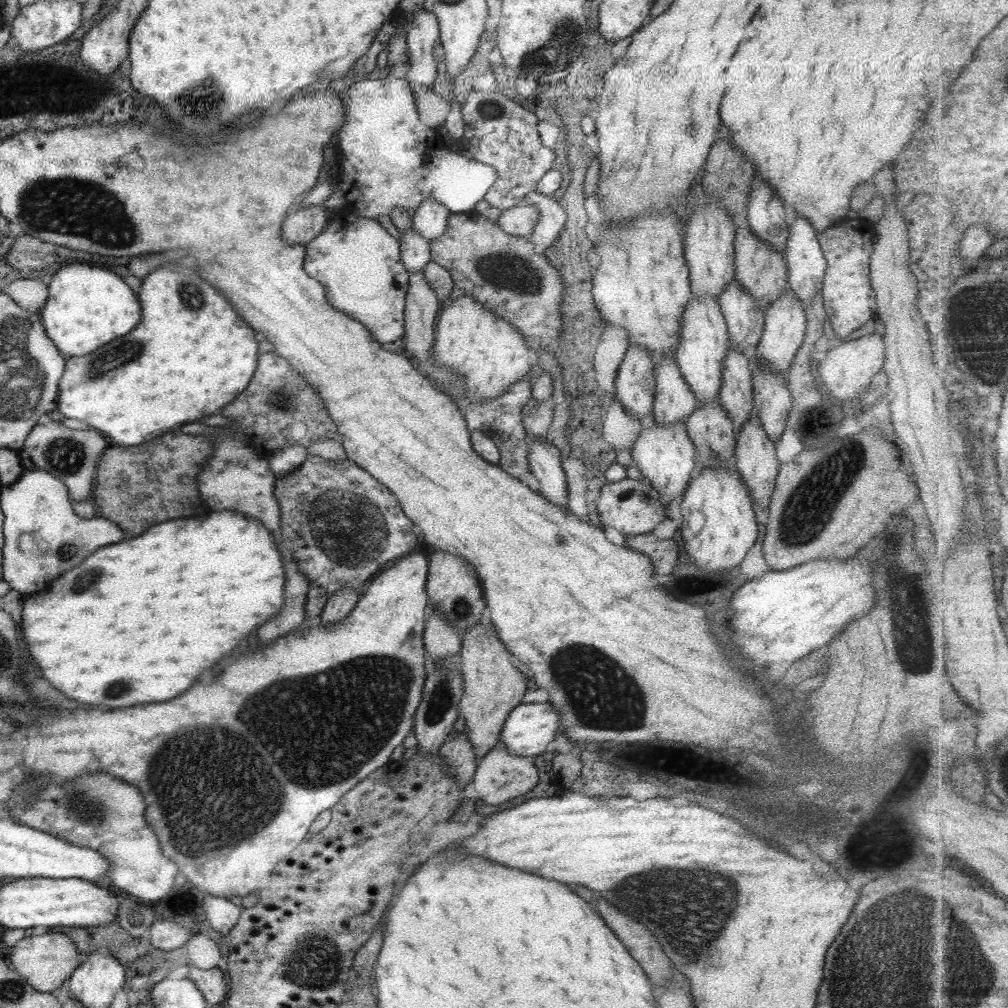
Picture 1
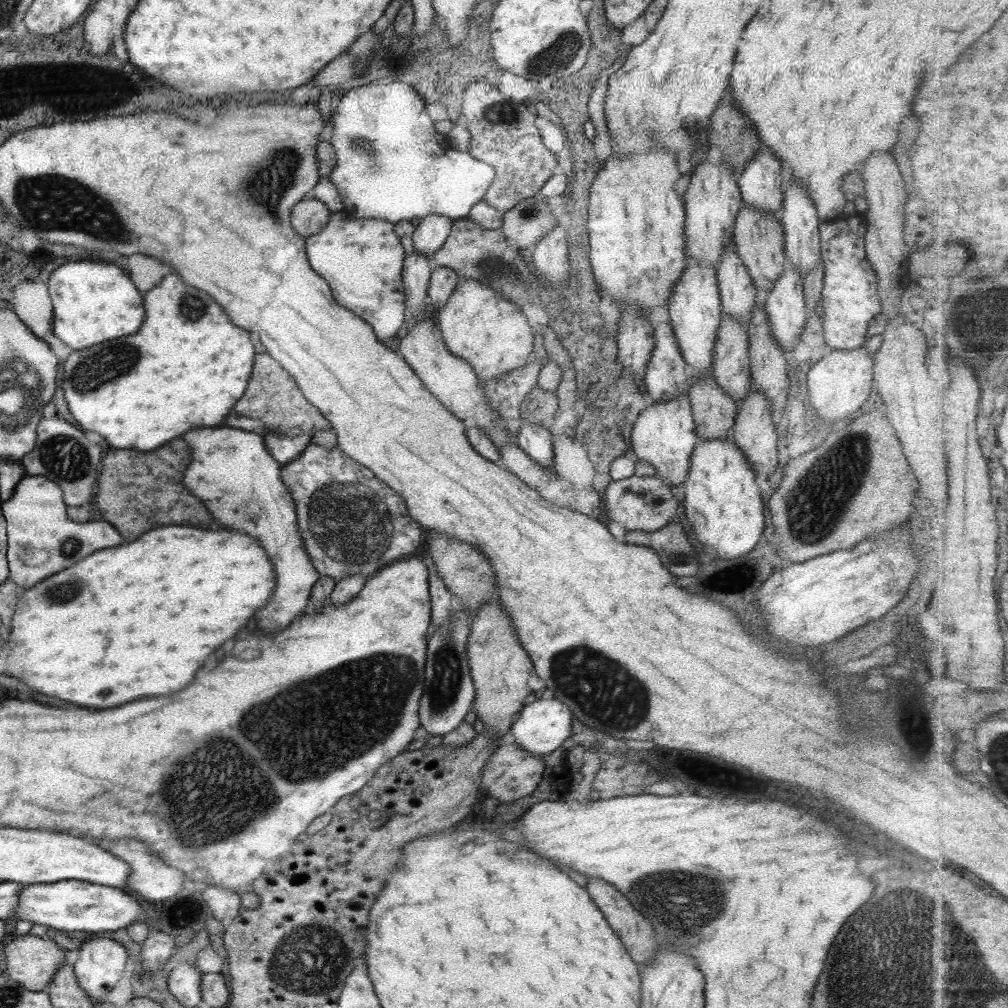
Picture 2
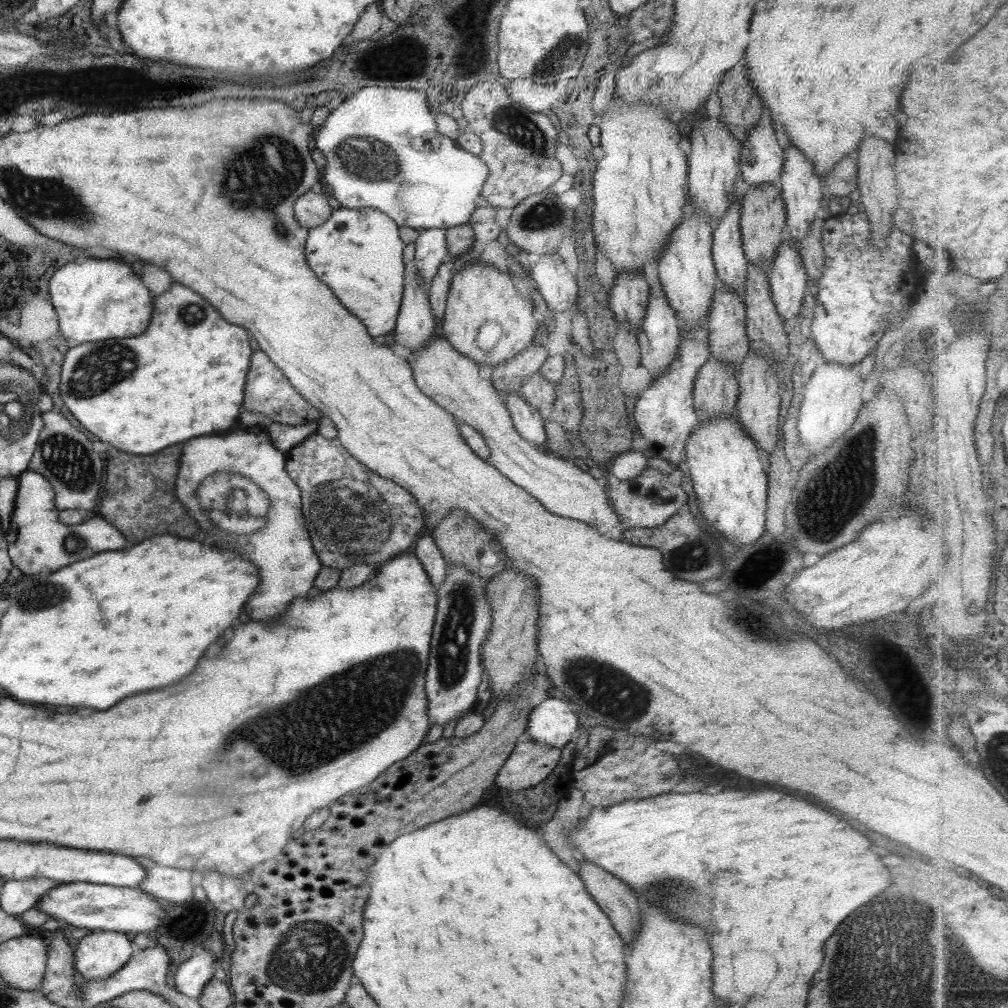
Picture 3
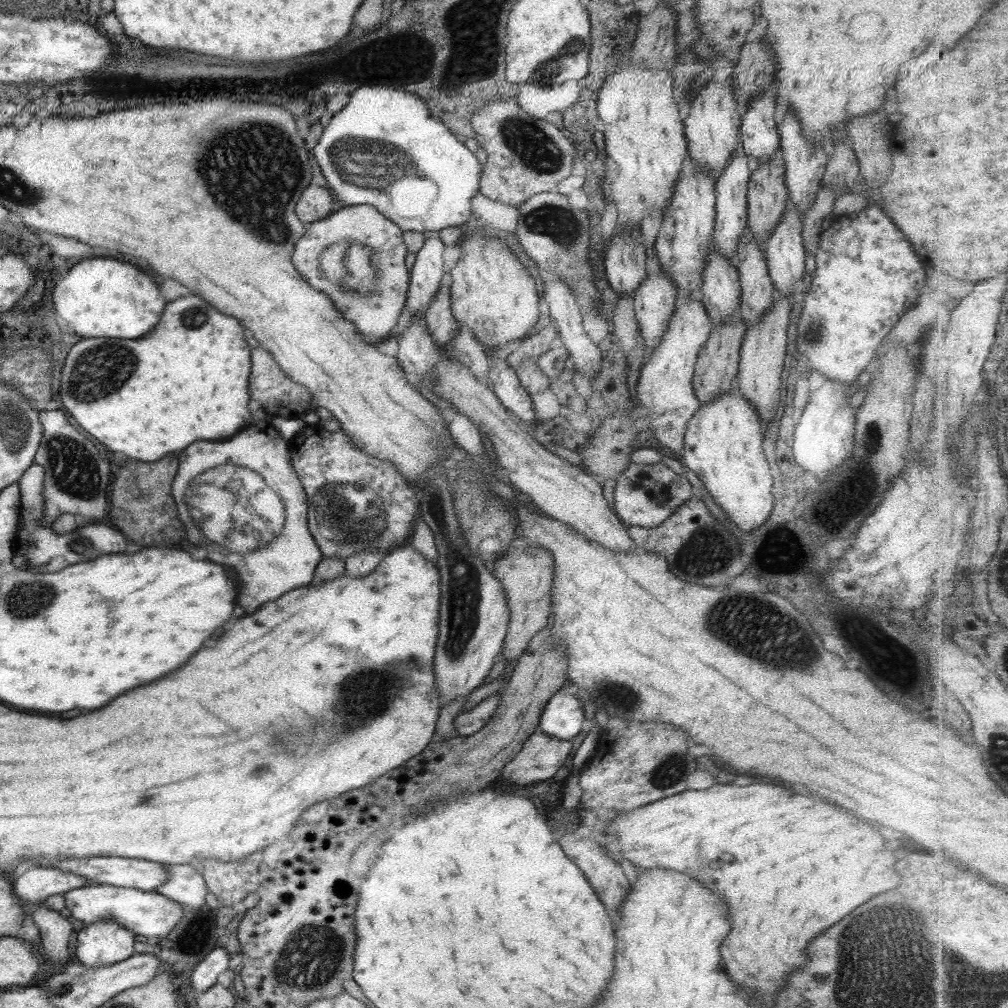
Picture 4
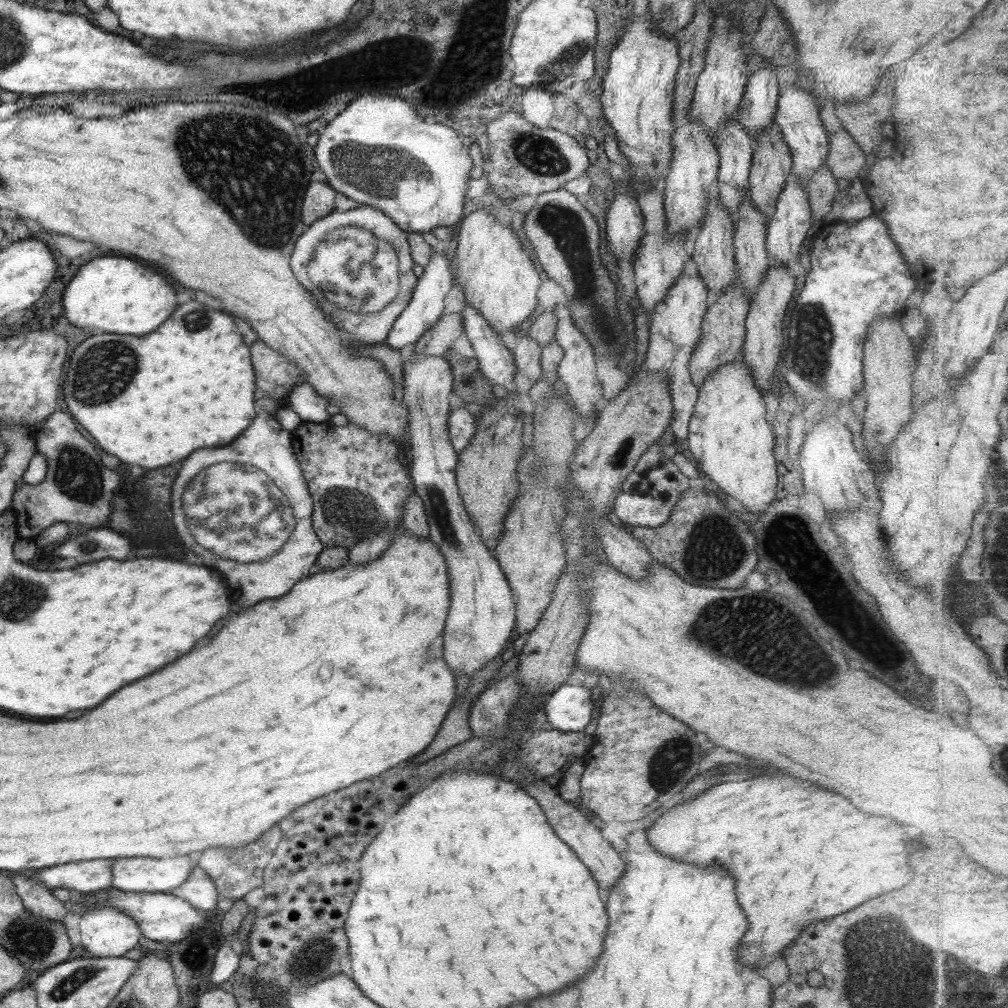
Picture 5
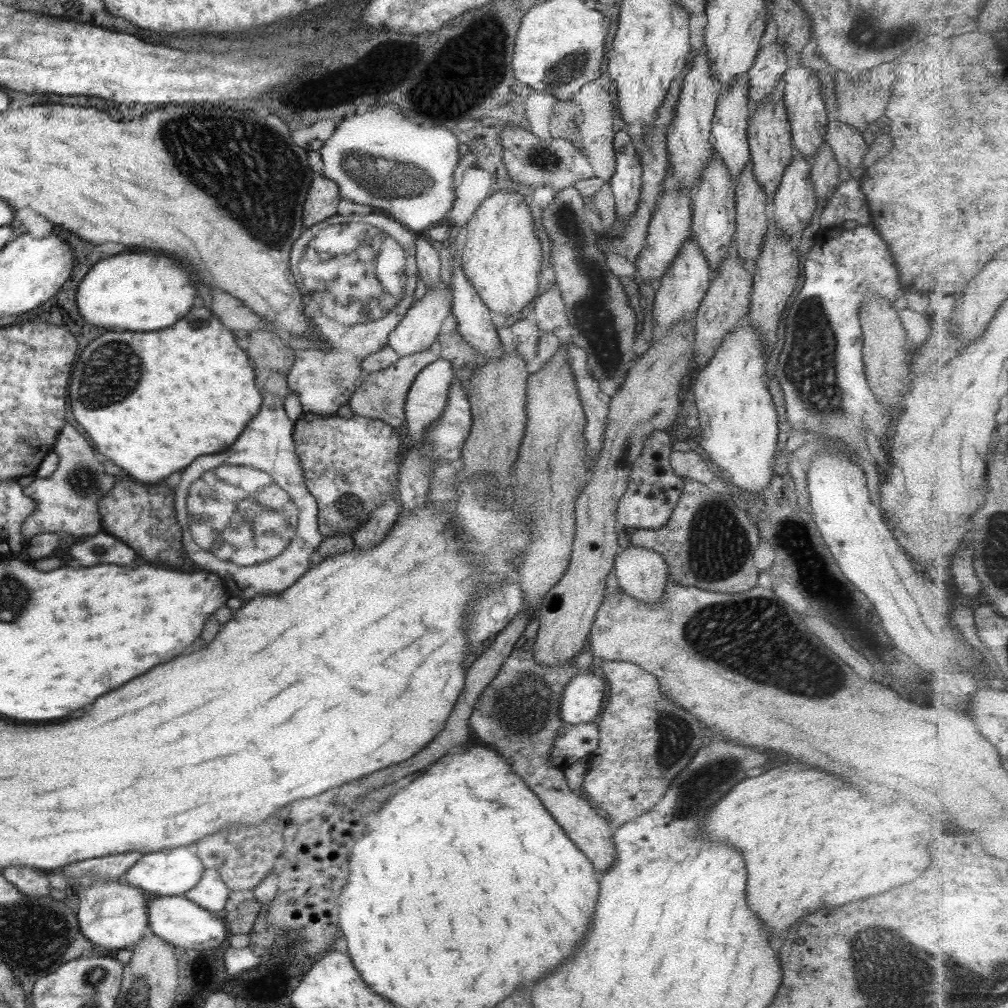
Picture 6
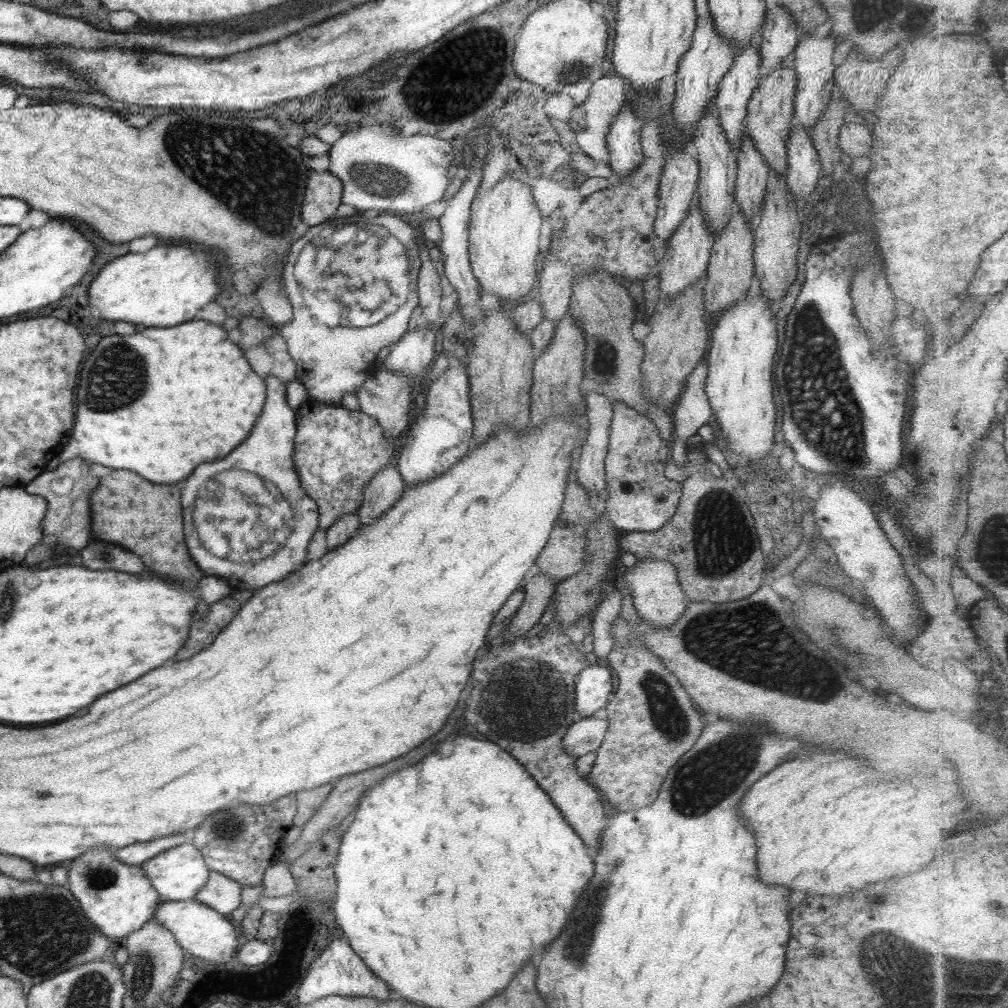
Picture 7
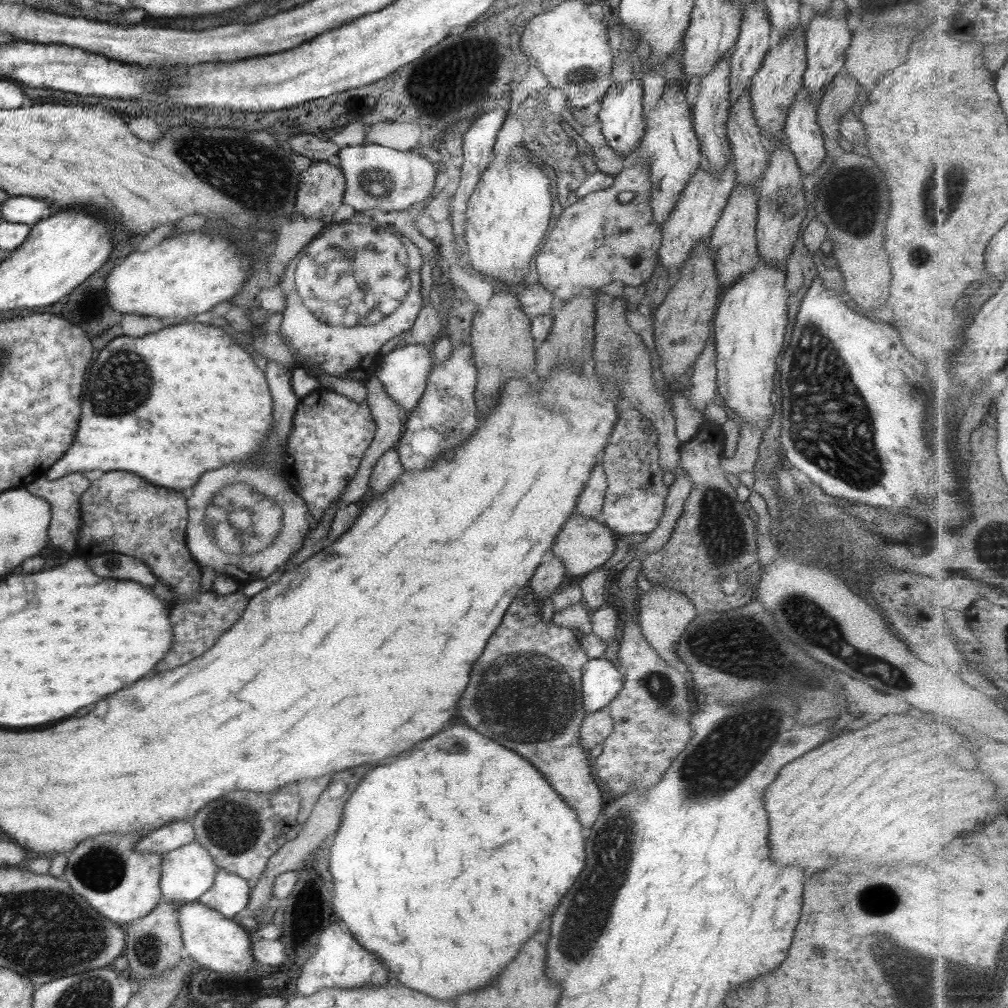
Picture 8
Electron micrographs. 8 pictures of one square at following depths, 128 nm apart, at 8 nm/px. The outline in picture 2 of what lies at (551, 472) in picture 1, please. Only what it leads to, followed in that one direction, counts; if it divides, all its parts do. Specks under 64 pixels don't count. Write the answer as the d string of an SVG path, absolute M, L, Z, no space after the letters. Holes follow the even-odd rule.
M521 420L517 431L517 446L532 461L541 465L547 471L553 471L553 442L552 435L543 429L539 423L527 423Z

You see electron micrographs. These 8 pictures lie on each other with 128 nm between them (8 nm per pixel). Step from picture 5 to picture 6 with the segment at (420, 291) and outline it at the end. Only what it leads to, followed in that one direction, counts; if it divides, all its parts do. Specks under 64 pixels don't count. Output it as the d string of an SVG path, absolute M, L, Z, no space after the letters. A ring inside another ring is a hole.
M440 278L435 287L426 290L421 300L405 310L405 314L399 320L399 324L387 338L387 346L392 348L397 356L411 356L415 352L423 352L430 345L434 345L440 332L440 325L450 310L445 300L443 289L445 289L445 286Z

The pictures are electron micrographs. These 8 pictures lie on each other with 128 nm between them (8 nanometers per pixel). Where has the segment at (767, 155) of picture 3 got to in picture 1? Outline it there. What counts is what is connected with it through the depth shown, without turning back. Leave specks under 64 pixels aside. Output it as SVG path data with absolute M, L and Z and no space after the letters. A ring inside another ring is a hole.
M757 178L755 186L749 191L744 224L755 233L755 237L783 254L785 241L789 236L787 220L789 218L785 216L785 208L779 195L775 195L765 181Z

